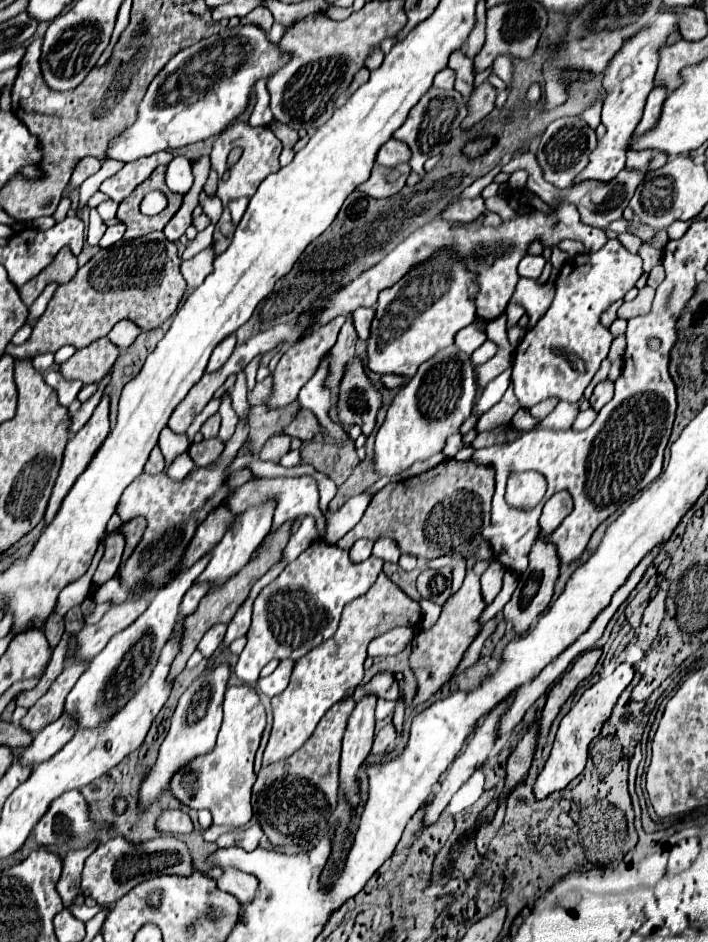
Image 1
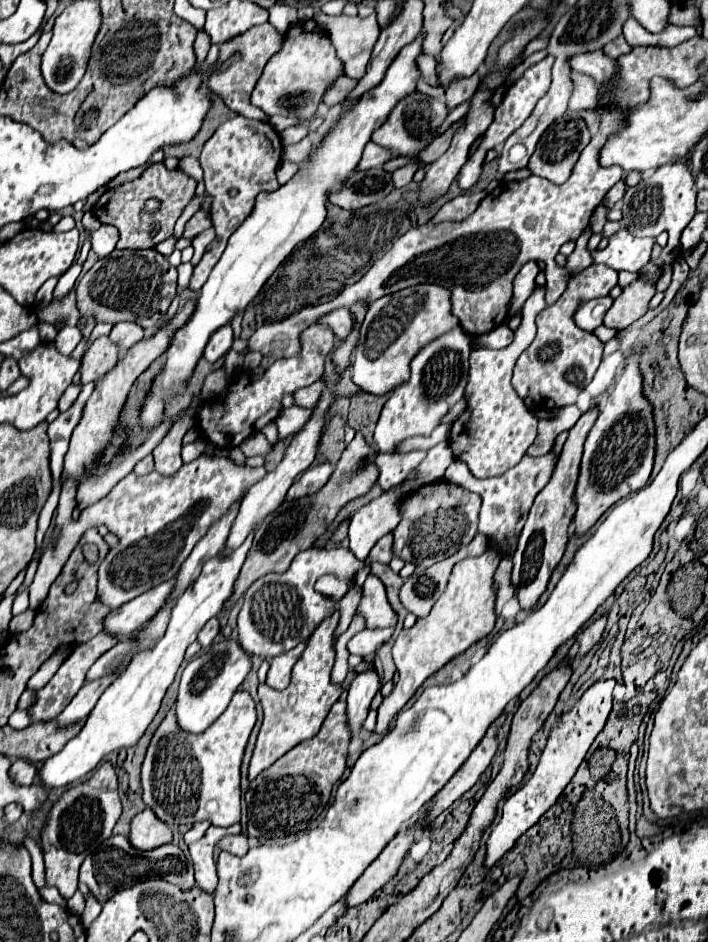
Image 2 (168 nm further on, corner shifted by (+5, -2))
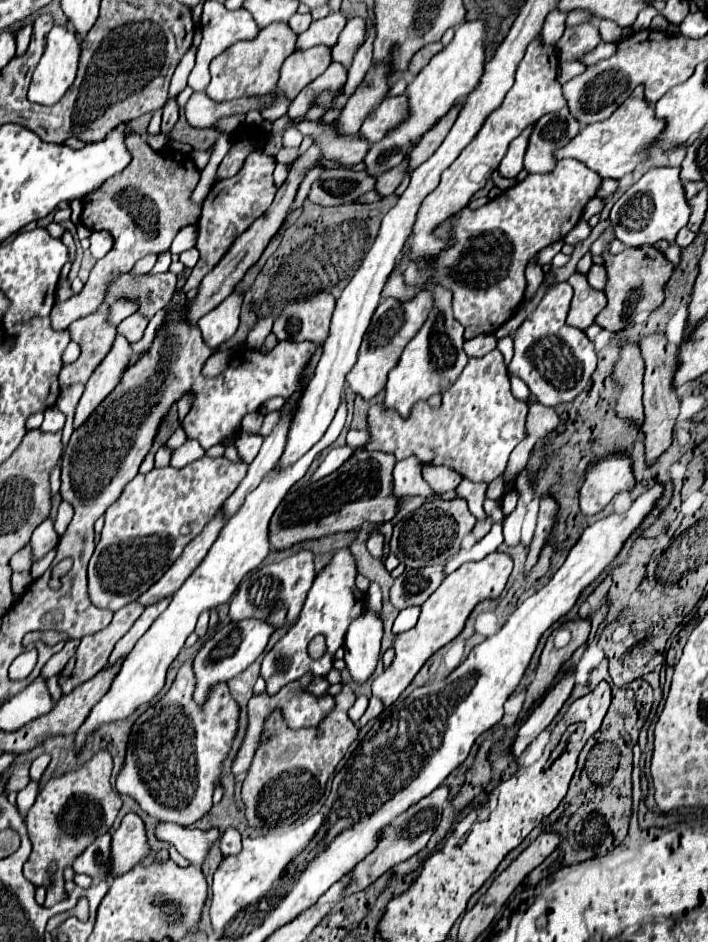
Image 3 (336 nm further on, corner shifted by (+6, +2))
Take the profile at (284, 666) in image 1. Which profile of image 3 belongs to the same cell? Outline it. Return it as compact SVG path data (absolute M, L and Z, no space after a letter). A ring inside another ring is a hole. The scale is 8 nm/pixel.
M348 549L336 551L330 565L314 579L314 585L306 597L306 603L300 611L296 625L292 625L288 633L264 655L260 677L266 681L268 695L276 695L282 687L300 679L304 673L312 673L316 677L328 675L328 671L332 669L332 657L336 649L342 647L350 621L354 621L354 617L358 617L358 613L362 613L362 607L364 607L364 597L356 589L354 577L356 577L356 565L354 565L352 553ZM318 633L326 637L326 653L314 661L308 655L308 643Z

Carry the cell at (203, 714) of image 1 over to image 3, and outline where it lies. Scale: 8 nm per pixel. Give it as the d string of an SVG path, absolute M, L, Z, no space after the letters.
M244 619L240 623L228 623L220 627L208 641L206 645L198 651L194 659L194 673L196 673L196 693L194 699L198 703L206 701L206 695L214 683L228 681L236 675L240 675L250 663L256 661L256 657L266 649L270 635L274 633L274 625L266 619Z

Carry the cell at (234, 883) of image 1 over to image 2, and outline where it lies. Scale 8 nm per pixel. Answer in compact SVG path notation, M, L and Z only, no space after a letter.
M211 825L199 841L189 845L189 857L191 857L193 867L195 867L195 881L203 891L215 893L215 883L219 883L217 863L215 863L213 853L211 853L211 843L217 843L219 835L239 833L239 831L241 831L241 825L231 825L227 829Z

